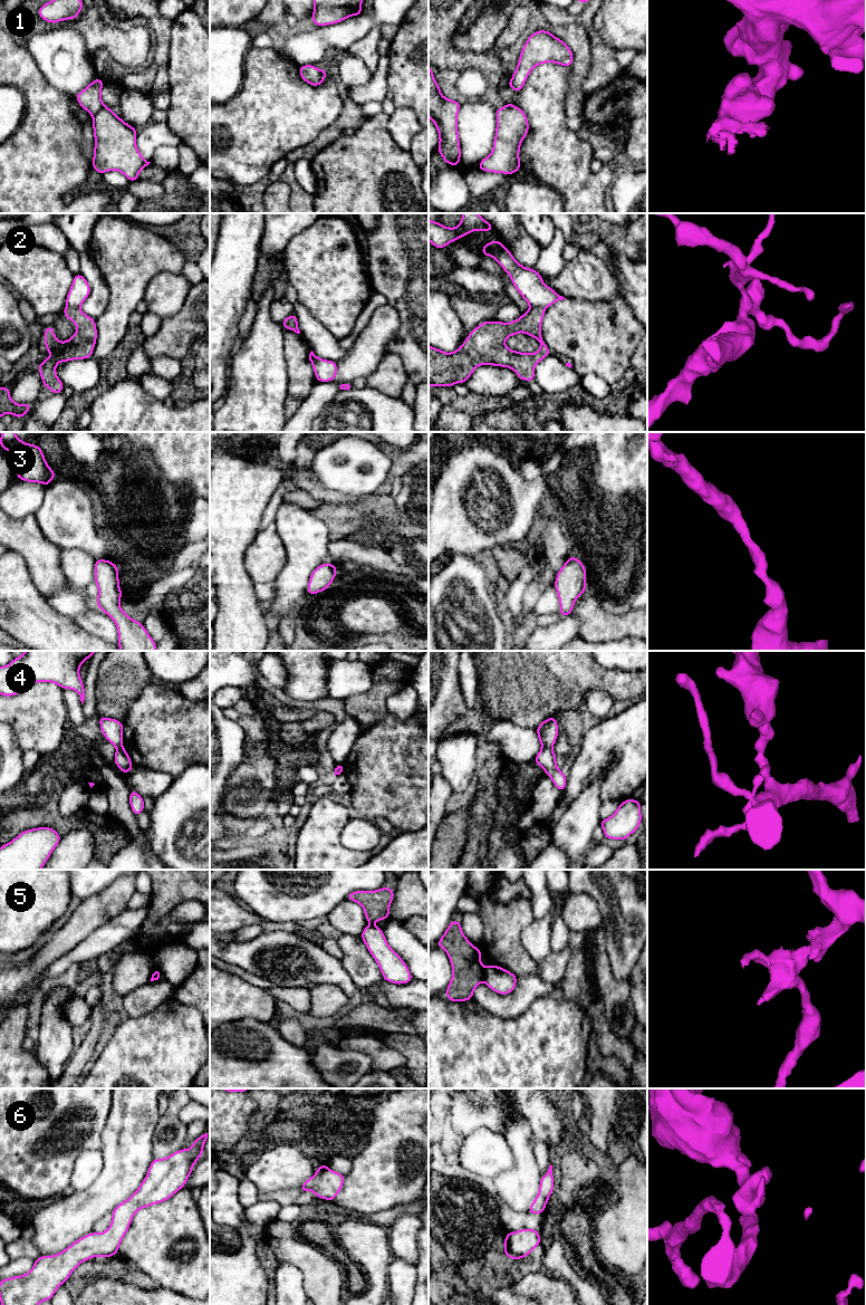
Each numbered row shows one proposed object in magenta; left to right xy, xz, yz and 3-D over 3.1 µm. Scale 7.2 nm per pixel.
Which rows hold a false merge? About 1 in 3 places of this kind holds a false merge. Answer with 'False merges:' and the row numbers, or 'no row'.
False merges: 1, 2, 4, 5

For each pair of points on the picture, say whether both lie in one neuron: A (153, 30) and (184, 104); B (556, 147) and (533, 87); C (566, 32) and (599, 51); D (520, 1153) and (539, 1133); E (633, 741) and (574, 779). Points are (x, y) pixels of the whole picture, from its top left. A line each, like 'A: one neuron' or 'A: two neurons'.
A: two neurons
B: one neuron
C: two neurons
D: two neurons
E: one neuron

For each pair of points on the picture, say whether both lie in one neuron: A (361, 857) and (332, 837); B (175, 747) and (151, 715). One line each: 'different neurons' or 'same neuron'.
A: same neuron
B: same neuron

